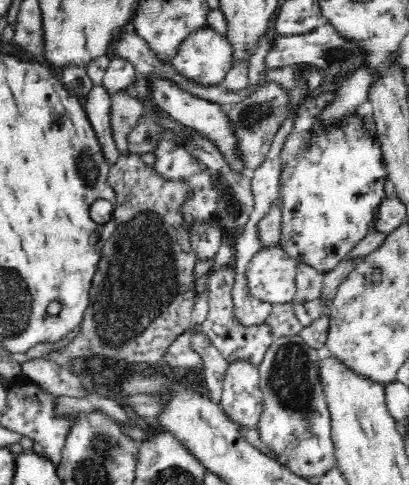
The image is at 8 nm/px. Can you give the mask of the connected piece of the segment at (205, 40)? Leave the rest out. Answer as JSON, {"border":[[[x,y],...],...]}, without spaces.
{"border":[[[206,27],[198,30],[197,33],[190,34],[182,42],[180,48],[178,48],[176,58],[170,65],[180,77],[184,77],[187,81],[193,82],[203,89],[209,89],[222,84],[224,77],[232,68],[233,61],[234,45],[230,43],[226,36],[218,34],[218,31],[212,30],[210,27]]]}

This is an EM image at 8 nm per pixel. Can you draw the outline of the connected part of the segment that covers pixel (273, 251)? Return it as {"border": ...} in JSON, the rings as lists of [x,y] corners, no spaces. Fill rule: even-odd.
{"border":[[[268,245],[262,246],[260,251],[256,252],[250,259],[245,270],[246,286],[249,293],[259,298],[262,305],[268,307],[274,304],[291,303],[295,301],[295,276],[297,269],[297,260],[292,258],[280,246]]]}

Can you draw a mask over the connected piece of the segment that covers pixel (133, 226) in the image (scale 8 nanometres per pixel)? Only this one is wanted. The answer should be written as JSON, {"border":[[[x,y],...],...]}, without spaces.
{"border":[[[138,153],[122,154],[118,159],[118,162],[115,162],[112,165],[112,168],[110,168],[108,184],[111,187],[114,187],[117,196],[116,202],[113,206],[113,213],[111,214],[112,220],[115,221],[115,229],[112,236],[102,245],[102,252],[100,253],[100,258],[96,265],[96,270],[88,293],[89,301],[83,314],[80,334],[78,334],[78,336],[76,336],[68,346],[64,346],[61,350],[54,351],[44,358],[48,360],[56,360],[59,364],[64,364],[70,368],[73,361],[76,361],[77,359],[87,360],[93,356],[99,355],[106,360],[124,362],[130,366],[136,366],[140,363],[147,364],[148,366],[160,371],[166,371],[168,370],[168,366],[163,357],[165,356],[168,347],[178,336],[182,335],[186,330],[189,330],[194,326],[193,312],[196,301],[196,290],[194,289],[196,270],[194,270],[194,268],[196,268],[197,256],[194,249],[191,247],[188,233],[186,232],[186,229],[184,229],[184,206],[186,206],[186,200],[190,200],[190,196],[192,196],[192,189],[190,189],[188,181],[184,178],[174,179],[162,176],[162,173],[158,173],[156,166],[146,164]]]}

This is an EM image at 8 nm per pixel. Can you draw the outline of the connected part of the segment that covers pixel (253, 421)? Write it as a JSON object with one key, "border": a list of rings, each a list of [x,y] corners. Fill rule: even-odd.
{"border":[[[246,361],[229,365],[219,405],[240,428],[257,430],[264,413],[264,398],[260,388],[259,371]]]}

